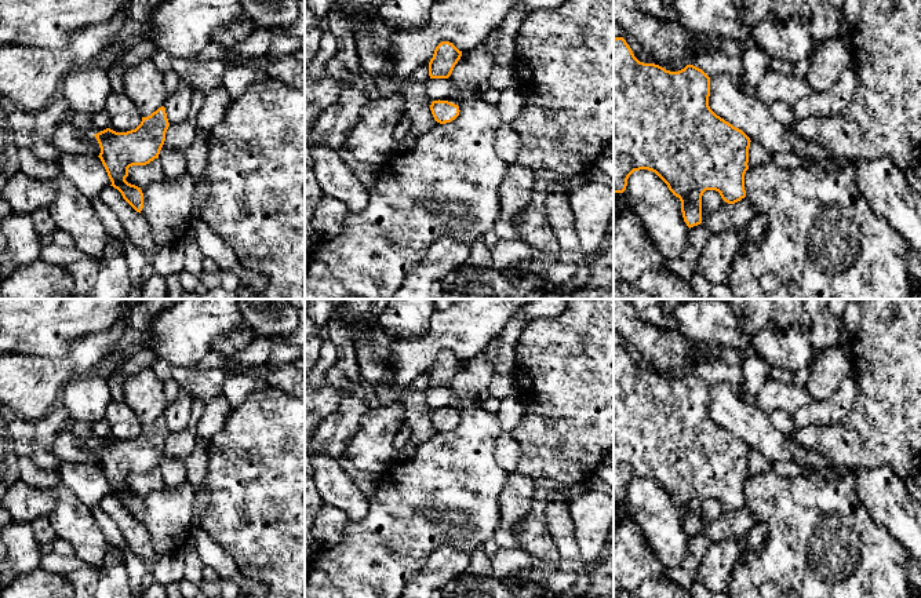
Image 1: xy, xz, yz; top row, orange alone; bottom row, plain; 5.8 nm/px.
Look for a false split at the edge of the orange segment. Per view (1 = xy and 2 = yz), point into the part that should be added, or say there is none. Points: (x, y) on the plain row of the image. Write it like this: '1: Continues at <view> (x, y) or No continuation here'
1: No continuation here
2: No continuation here

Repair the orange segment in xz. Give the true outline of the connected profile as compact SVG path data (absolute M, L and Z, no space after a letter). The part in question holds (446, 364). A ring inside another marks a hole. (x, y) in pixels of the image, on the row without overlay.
M441 350L429 371L429 384L430 387L448 387L462 365L452 351Z

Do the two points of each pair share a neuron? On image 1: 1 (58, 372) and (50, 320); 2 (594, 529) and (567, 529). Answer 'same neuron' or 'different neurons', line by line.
1: different neurons
2: different neurons

